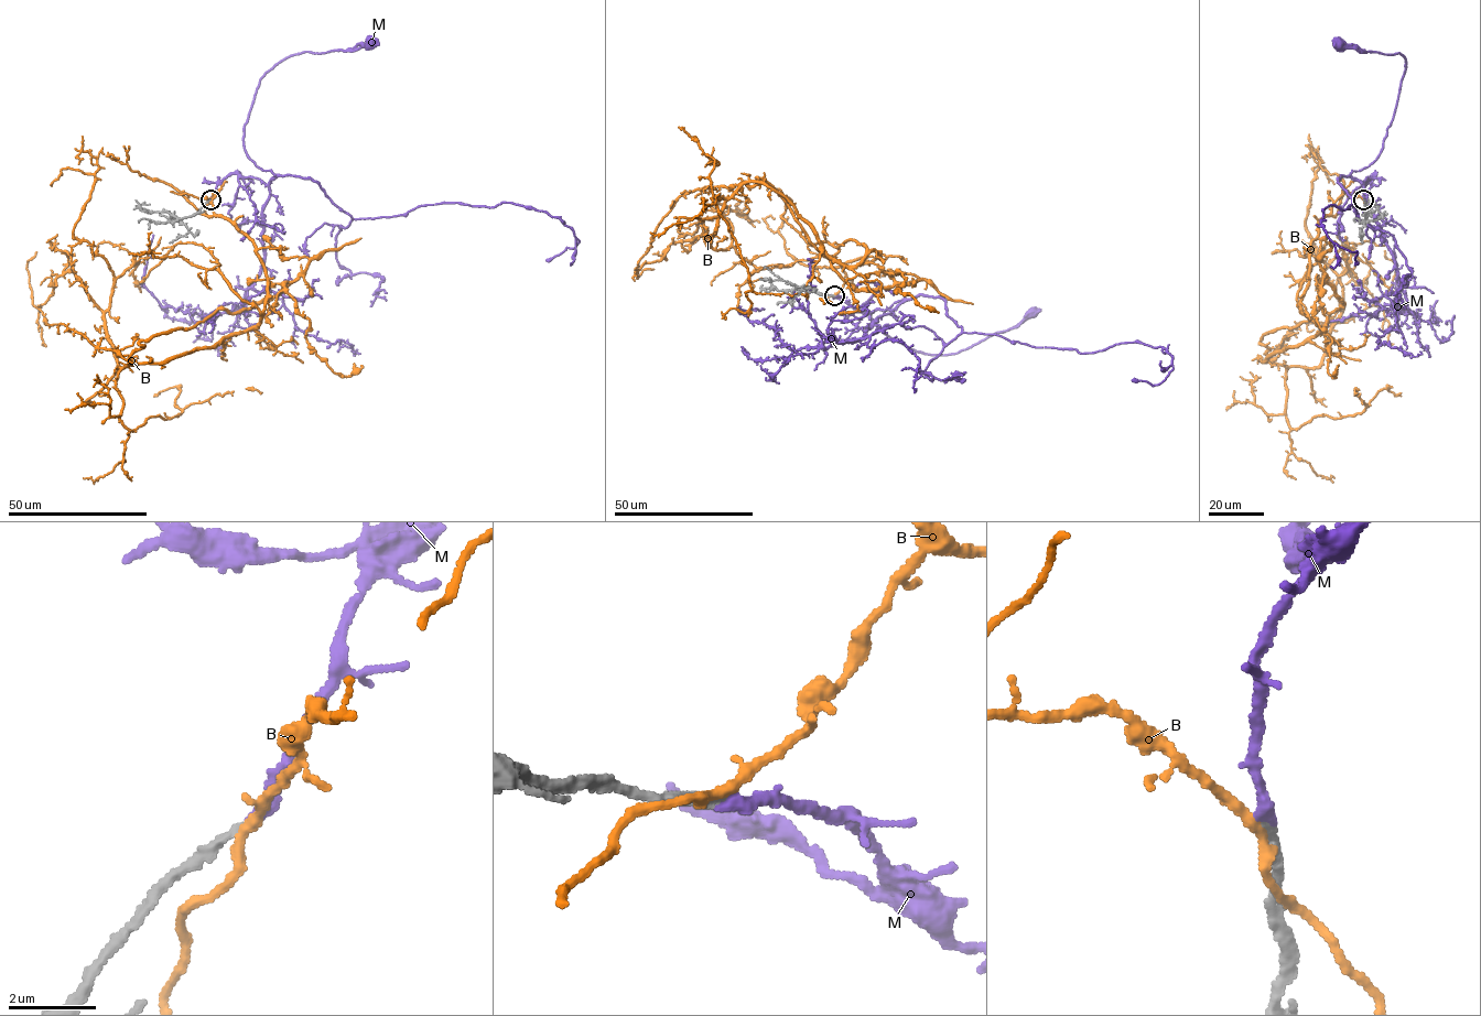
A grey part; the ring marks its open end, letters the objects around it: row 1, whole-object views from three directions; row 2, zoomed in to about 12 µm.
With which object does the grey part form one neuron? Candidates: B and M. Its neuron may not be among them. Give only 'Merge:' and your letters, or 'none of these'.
Merge: M

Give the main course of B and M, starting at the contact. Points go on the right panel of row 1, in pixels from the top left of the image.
B: (1363, 201), (1312, 241), (1320, 332), (1267, 361), (1261, 339), (1338, 310), (1328, 282), (1337, 366)
M: (1364, 200), (1373, 174), (1340, 175), (1361, 220), (1352, 205), (1320, 219), (1357, 265)

